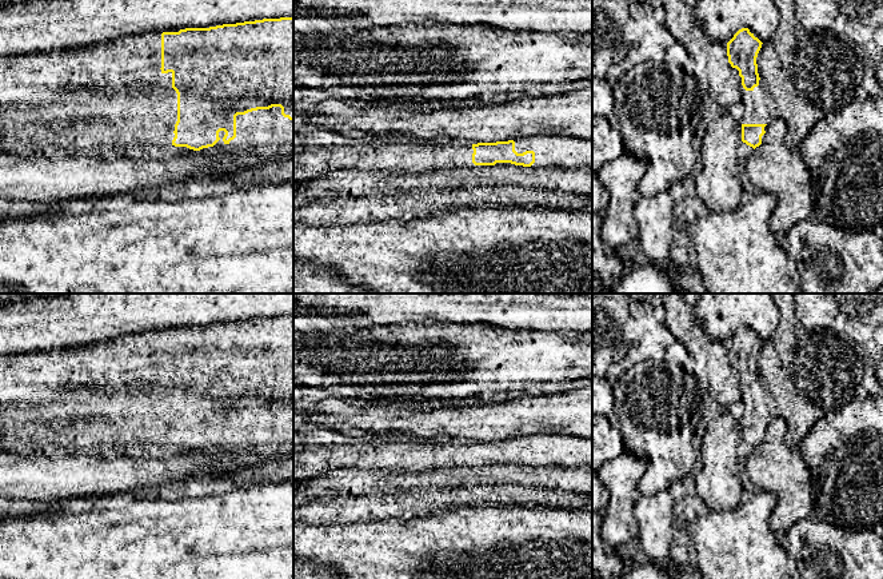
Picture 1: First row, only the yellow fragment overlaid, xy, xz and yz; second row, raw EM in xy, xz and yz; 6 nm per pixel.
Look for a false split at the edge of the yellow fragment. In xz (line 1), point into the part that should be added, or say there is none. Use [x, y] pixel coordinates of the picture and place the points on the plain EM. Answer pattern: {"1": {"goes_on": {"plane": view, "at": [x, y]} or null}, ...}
{"1": {"goes_on": null}}

